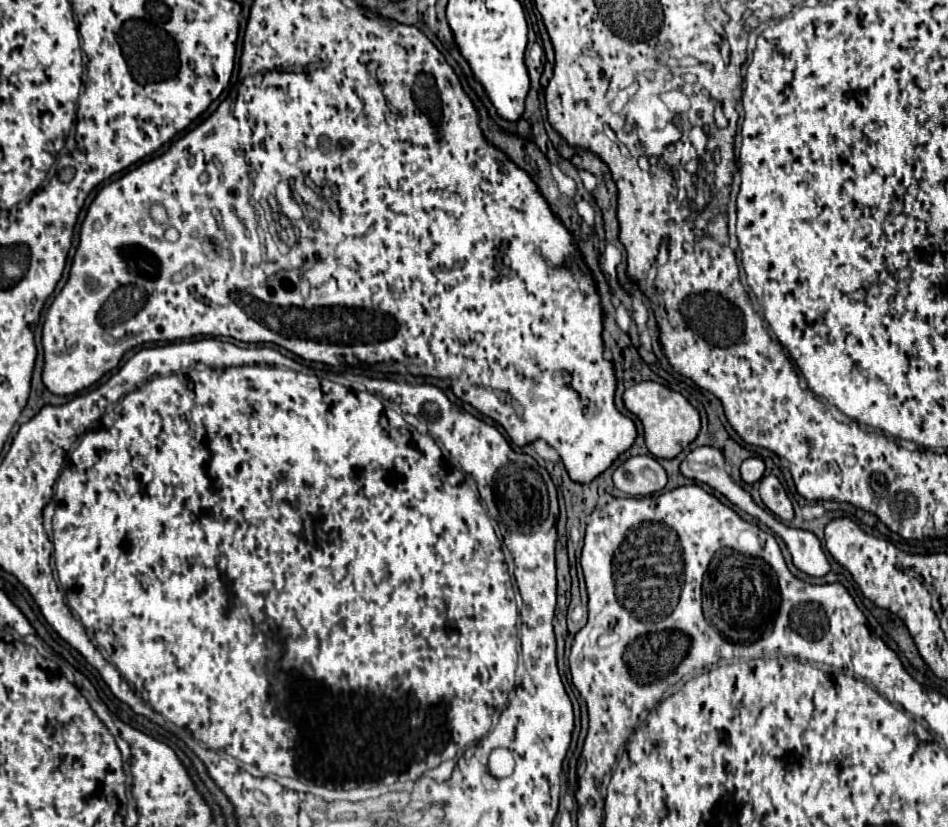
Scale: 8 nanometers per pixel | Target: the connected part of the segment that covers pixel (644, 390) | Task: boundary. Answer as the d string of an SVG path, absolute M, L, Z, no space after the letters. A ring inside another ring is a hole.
M642 381L638 385L632 385L630 389L624 391L622 401L624 401L624 407L642 421L644 443L654 457L664 457L664 459L676 457L684 447L688 447L696 439L700 431L698 411L680 393L670 391L660 383Z

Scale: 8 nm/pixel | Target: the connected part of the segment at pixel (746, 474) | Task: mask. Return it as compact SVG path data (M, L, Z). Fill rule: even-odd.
M750 457L740 467L740 477L744 483L756 483L762 479L764 473L764 461L758 457Z

